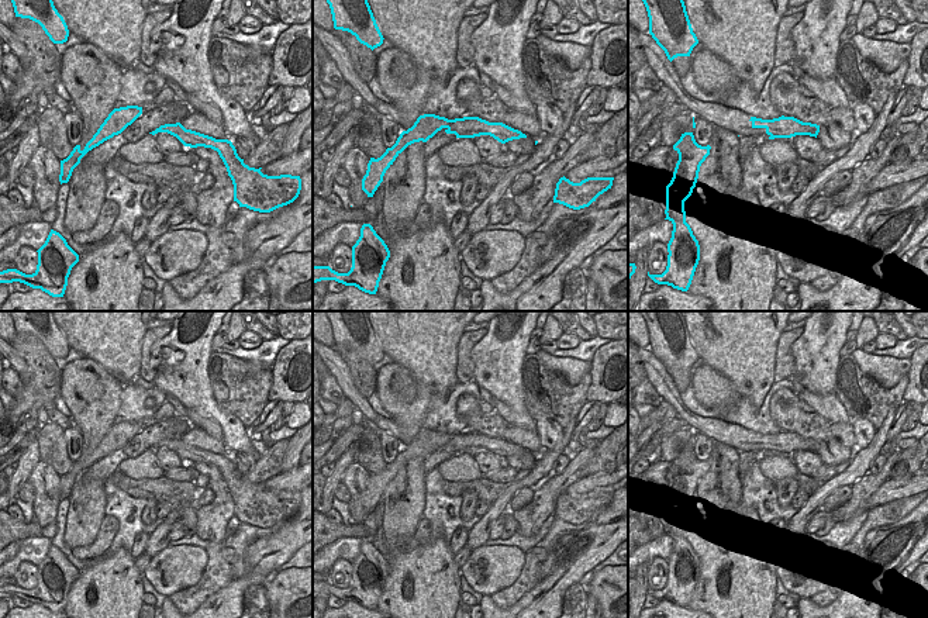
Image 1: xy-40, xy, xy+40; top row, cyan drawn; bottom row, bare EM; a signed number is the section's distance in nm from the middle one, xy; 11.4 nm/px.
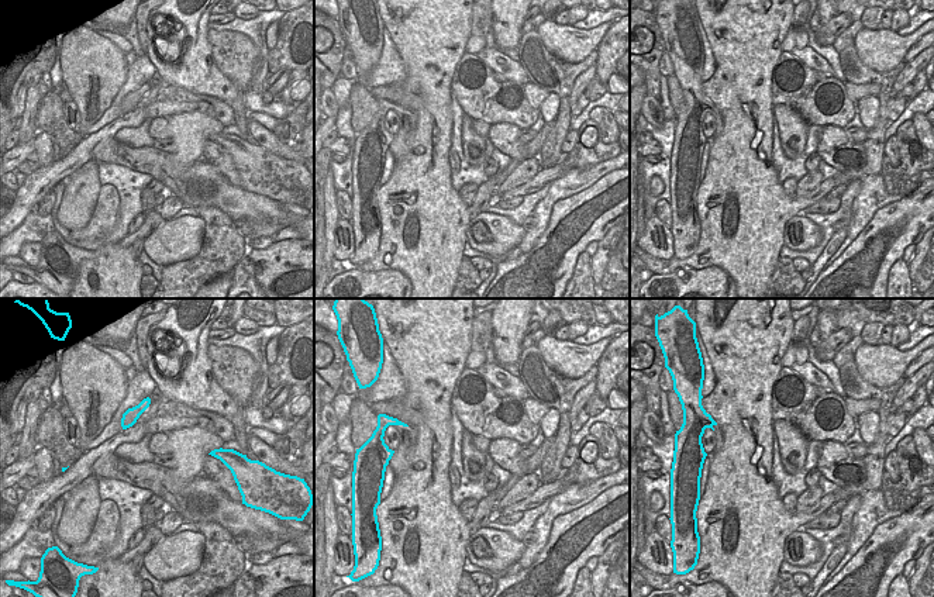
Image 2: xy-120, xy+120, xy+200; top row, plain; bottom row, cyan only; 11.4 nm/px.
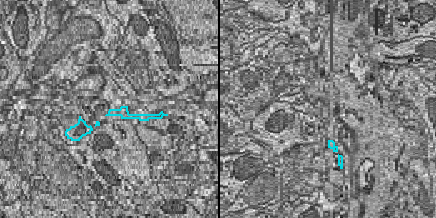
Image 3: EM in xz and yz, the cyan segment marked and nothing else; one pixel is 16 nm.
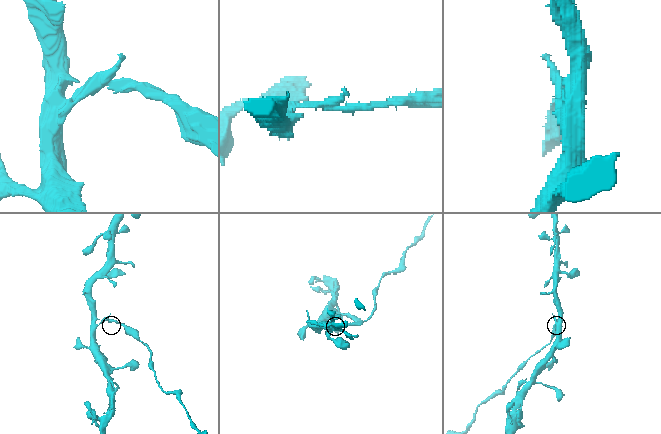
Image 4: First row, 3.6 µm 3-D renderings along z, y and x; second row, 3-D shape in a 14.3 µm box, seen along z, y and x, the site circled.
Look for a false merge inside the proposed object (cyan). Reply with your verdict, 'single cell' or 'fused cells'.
fused cells

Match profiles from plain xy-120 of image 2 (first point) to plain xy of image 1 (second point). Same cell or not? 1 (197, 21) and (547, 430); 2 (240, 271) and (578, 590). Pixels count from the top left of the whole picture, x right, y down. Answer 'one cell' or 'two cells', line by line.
1: one cell
2: one cell

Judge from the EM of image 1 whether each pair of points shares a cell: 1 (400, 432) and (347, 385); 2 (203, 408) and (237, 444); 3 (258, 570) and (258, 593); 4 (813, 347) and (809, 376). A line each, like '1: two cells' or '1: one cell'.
1: one cell
2: one cell
3: two cells
4: one cell

